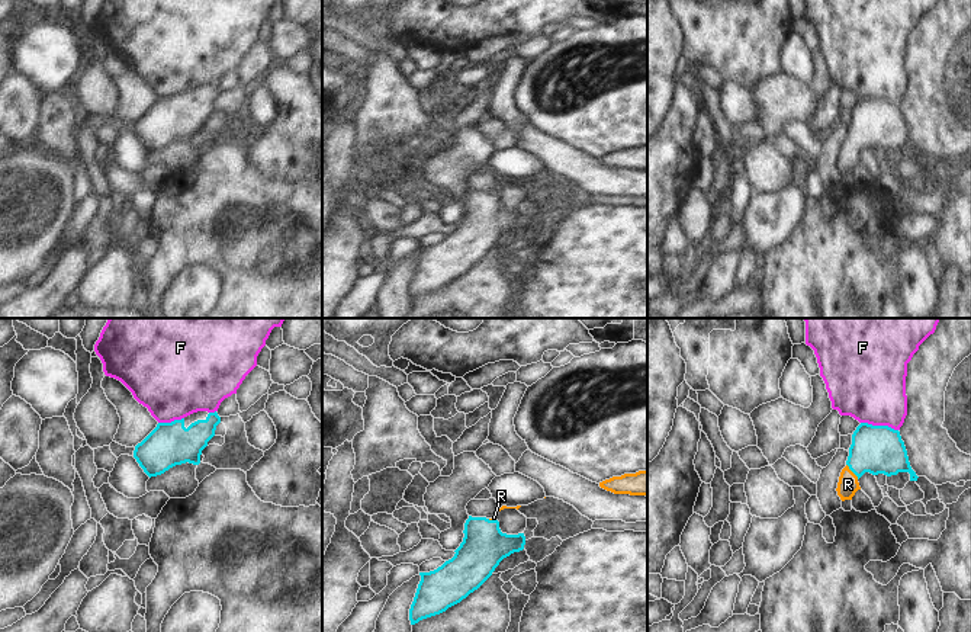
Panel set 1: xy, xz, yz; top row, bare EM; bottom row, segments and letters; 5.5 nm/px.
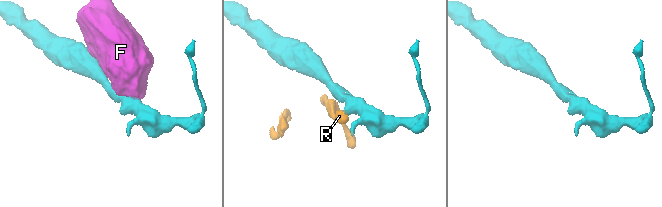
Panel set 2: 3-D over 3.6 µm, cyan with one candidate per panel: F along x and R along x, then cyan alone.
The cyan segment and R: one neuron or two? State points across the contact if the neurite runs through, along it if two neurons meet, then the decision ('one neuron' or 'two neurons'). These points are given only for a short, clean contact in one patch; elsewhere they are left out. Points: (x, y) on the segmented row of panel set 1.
way yz (877, 449), (868, 452), (851, 470), (848, 484); one neuron

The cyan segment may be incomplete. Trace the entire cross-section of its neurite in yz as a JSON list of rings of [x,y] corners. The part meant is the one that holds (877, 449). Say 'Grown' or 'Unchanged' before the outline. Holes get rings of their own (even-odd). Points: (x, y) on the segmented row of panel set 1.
Grown. [[[861,423],[852,434],[846,466],[840,472],[836,488],[842,501],[852,500],[855,493],[861,490],[858,479],[865,472],[887,477],[909,472],[910,481],[919,478],[910,466],[898,430]]]

